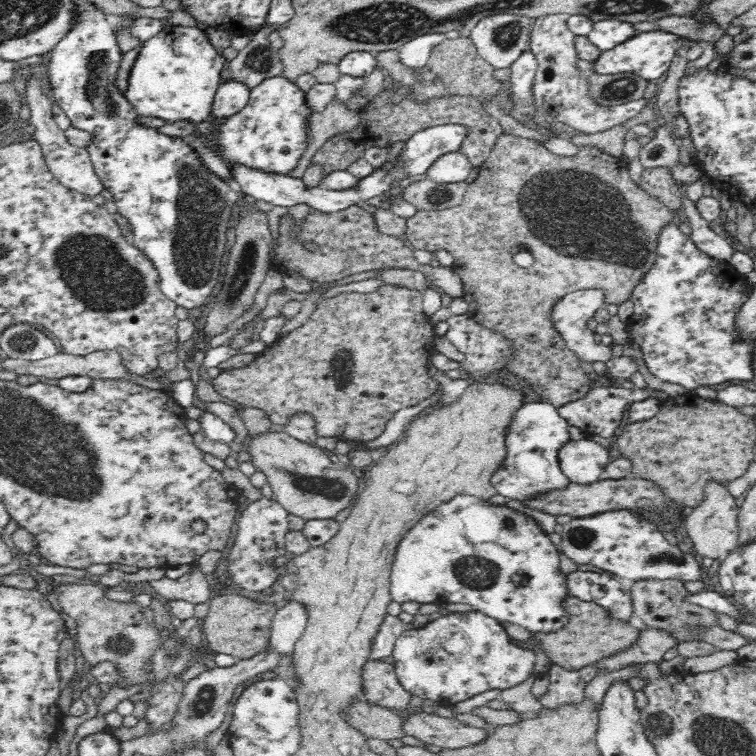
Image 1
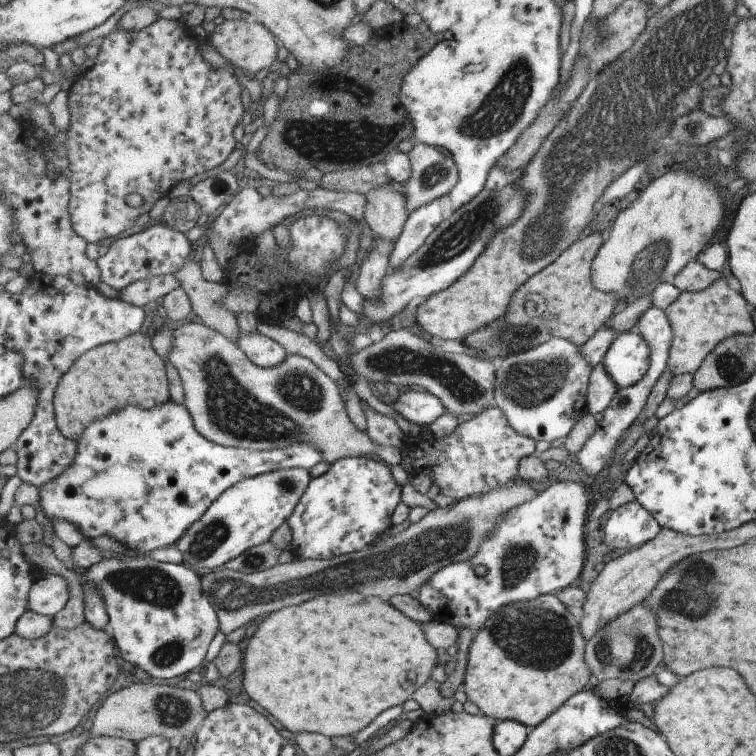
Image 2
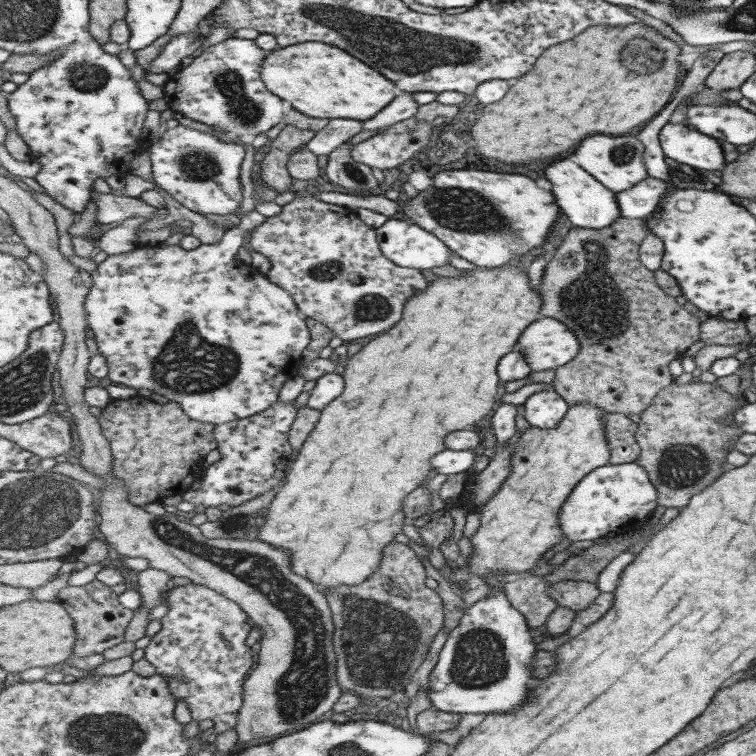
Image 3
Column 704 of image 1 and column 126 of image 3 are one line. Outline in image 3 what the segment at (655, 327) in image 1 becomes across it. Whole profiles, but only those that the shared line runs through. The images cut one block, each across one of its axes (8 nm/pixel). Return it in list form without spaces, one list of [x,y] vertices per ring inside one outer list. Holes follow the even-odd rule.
[[[250,211],[241,216],[241,222],[224,233],[224,238],[219,244],[203,244],[195,250],[187,250],[179,243],[174,246],[139,246],[133,252],[107,256],[97,265],[93,271],[94,286],[86,300],[86,311],[88,312],[90,328],[93,330],[97,344],[97,352],[108,360],[110,368],[109,378],[117,385],[124,384],[136,390],[147,388],[153,393],[165,395],[170,401],[178,402],[187,416],[193,420],[199,420],[205,424],[227,424],[235,420],[255,416],[260,412],[267,411],[279,400],[279,392],[283,384],[299,373],[299,366],[306,364],[304,352],[310,346],[312,339],[310,327],[306,323],[305,316],[299,310],[294,296],[270,280],[267,274],[259,273],[252,264],[237,260],[239,248],[245,244],[245,238],[251,238],[254,228],[266,221],[267,216]]]

